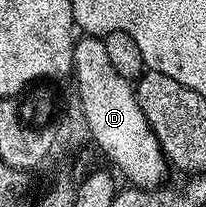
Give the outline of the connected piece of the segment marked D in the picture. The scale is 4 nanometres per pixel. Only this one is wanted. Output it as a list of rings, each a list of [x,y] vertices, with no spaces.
[[[83,35],[76,40],[73,51],[74,81],[74,92],[85,113],[93,144],[131,180],[128,182],[134,188],[154,189],[164,184],[166,177],[163,176],[169,170],[169,162],[163,156],[163,148],[157,135],[153,135],[150,123],[145,115],[141,115],[141,107],[137,107],[134,84],[117,75],[113,63],[109,63],[103,38]]]

